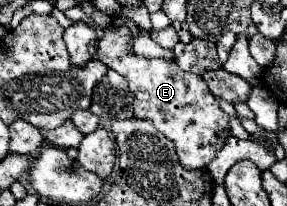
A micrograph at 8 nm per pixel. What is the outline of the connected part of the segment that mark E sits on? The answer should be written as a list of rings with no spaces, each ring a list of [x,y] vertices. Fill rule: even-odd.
[[[127,26],[105,30],[105,36],[97,44],[97,58],[129,80],[129,90],[135,96],[135,118],[153,120],[157,130],[175,142],[179,162],[187,170],[207,168],[225,144],[225,136],[229,134],[229,116],[219,108],[201,76],[181,70],[171,60],[147,60],[137,54],[129,54],[129,40],[131,32]]]

